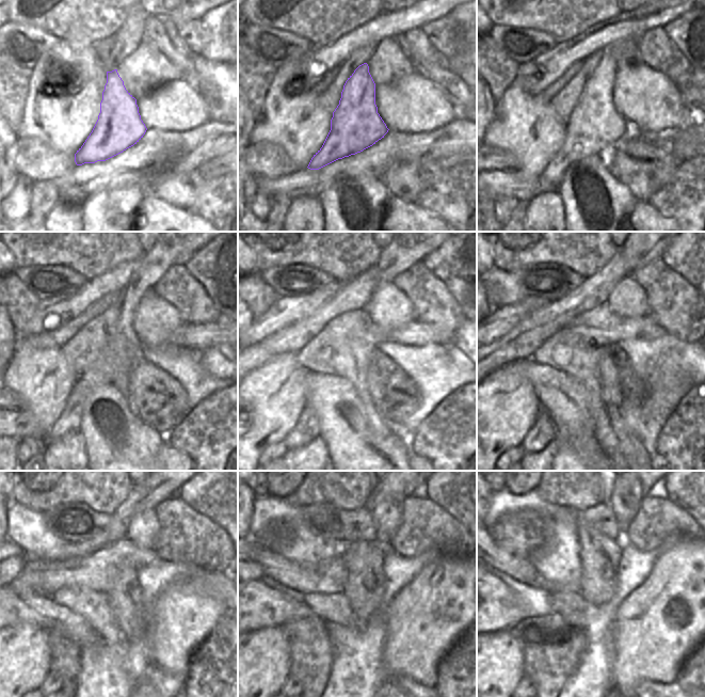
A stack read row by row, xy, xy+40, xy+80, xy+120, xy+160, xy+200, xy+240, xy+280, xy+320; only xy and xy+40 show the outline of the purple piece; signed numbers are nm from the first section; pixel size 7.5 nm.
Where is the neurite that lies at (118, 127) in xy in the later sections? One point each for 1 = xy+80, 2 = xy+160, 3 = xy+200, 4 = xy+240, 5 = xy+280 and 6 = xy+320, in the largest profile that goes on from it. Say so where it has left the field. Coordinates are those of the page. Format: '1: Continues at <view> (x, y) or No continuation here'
1: Continues at xy+80 (595, 124)
2: Continues at xy+160 (307, 427)
3: Continues at xy+200 (544, 430)
4: Continues at xy+240 (53, 682)
5: Continues at xy+280 (292, 687)
6: Continues at xy+320 (526, 687)

